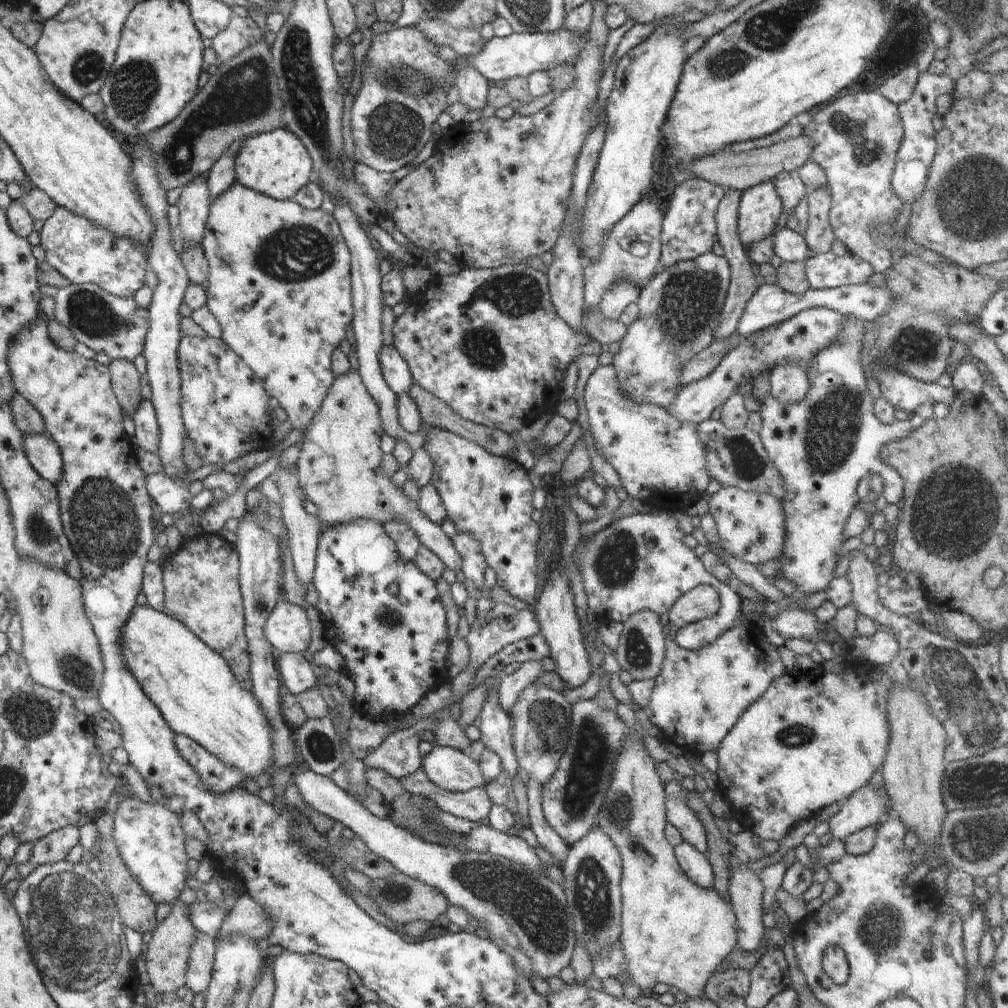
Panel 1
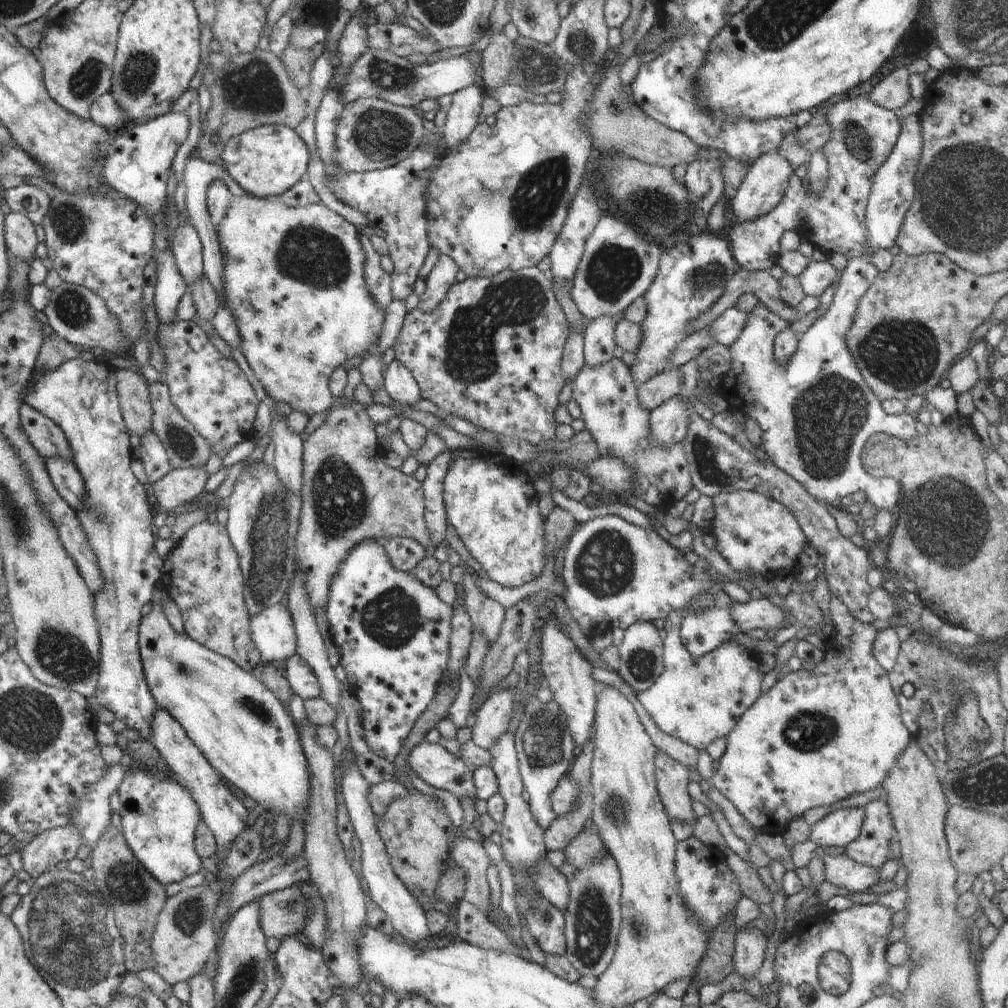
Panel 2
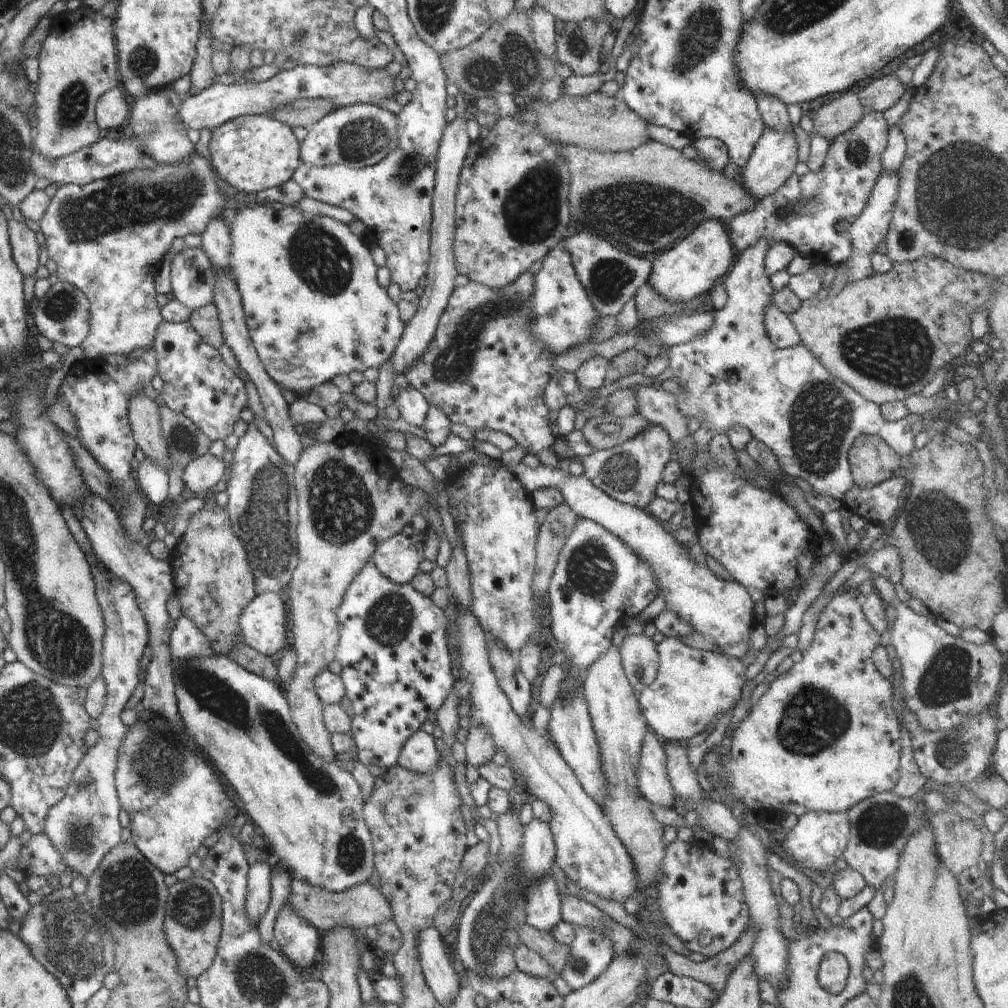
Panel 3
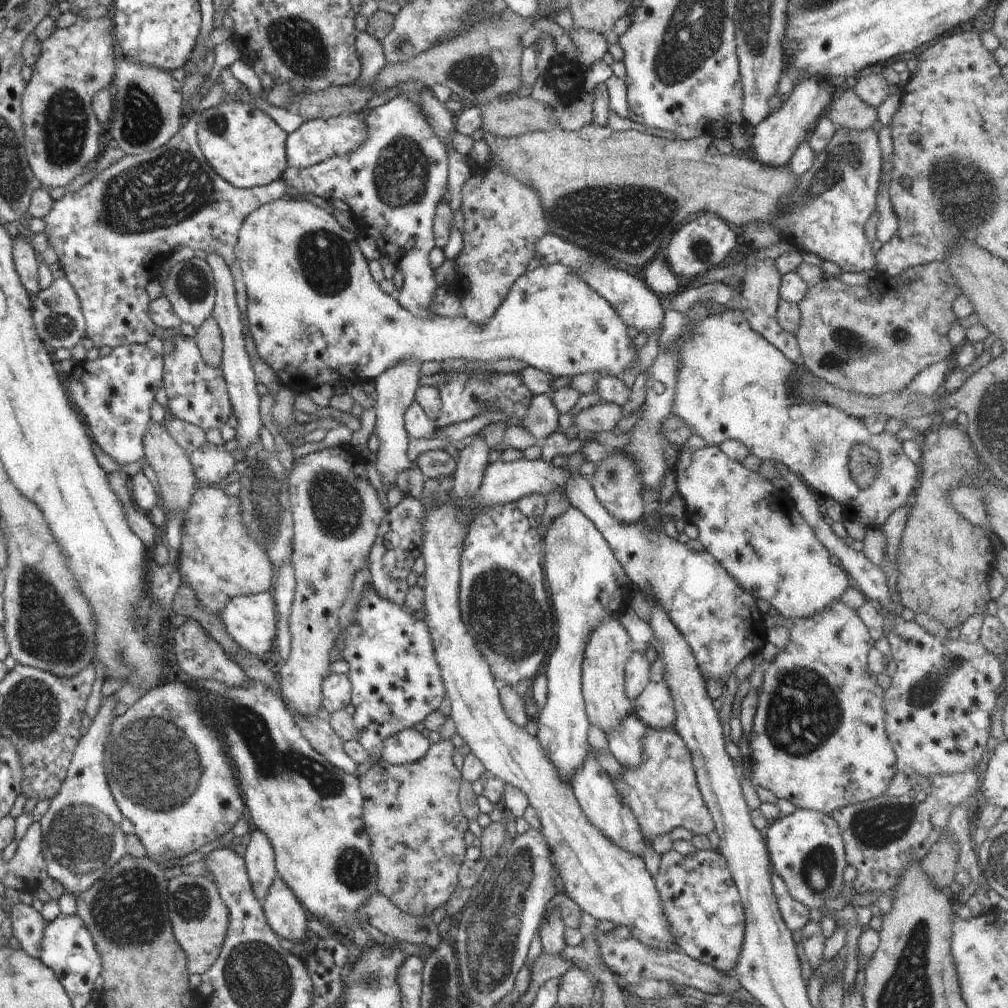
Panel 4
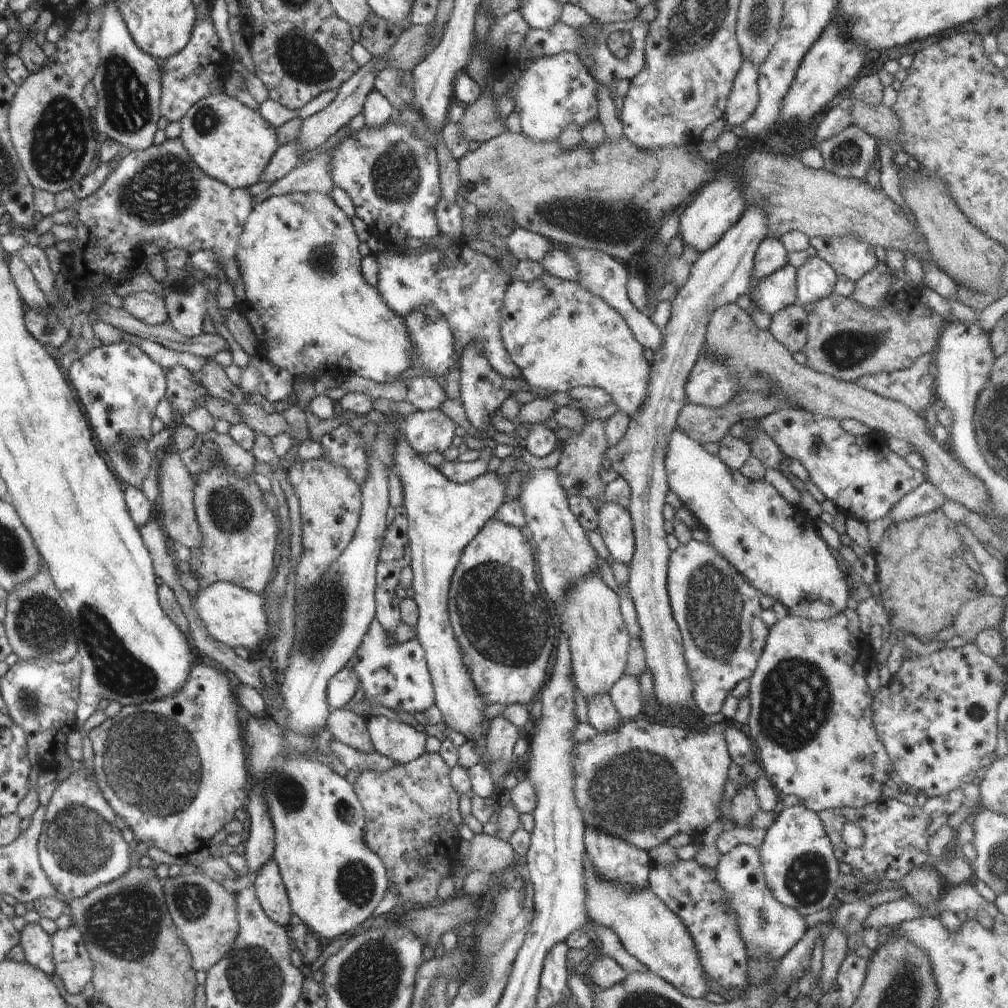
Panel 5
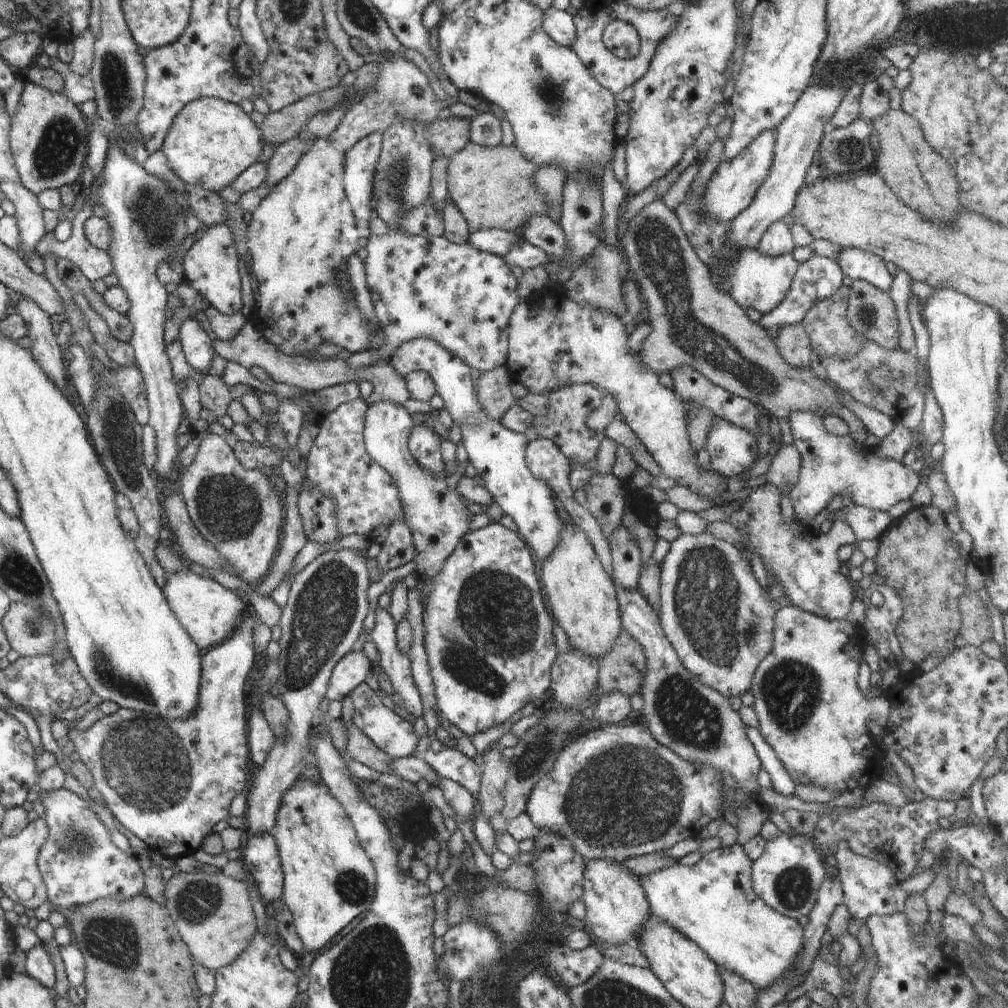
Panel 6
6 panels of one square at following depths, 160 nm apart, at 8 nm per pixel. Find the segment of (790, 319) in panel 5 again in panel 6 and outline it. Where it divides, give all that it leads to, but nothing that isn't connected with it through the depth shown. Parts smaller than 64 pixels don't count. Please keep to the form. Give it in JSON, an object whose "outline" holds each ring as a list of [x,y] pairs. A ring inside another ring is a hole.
{"outline":[[[801,323],[784,325],[773,337],[779,353],[786,362],[793,367],[810,369],[810,362],[813,361],[814,354],[811,340]]]}

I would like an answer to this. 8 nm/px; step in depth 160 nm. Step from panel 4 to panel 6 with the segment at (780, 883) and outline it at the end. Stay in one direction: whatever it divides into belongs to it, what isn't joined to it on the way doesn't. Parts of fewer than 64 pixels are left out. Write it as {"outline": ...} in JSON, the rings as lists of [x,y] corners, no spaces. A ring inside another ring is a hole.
{"outline":[[[735,843],[729,847],[718,847],[702,855],[695,865],[687,867],[675,862],[661,871],[645,877],[639,876],[650,905],[650,914],[676,927],[676,930],[695,942],[718,967],[733,970],[733,973],[751,982],[757,990],[767,989],[784,977],[796,981],[797,986],[801,985],[806,977],[798,977],[793,966],[802,954],[803,927],[796,919],[784,916],[768,906],[755,893],[751,885],[753,862],[745,853],[743,845]]]}

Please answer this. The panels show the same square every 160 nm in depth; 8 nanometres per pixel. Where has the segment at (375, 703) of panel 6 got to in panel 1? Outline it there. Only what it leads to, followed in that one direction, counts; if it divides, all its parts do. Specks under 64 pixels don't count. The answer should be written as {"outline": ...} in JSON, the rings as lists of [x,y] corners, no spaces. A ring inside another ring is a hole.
{"outline":[[[435,745],[421,763],[427,777],[436,786],[450,792],[463,793],[487,784],[479,762],[458,749]]]}

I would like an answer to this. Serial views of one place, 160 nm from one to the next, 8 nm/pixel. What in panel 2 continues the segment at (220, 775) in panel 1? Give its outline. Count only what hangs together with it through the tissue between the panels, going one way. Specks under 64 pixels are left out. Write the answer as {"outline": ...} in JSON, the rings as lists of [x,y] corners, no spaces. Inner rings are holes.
{"outline":[[[157,706],[153,721],[150,741],[162,758],[166,760],[171,768],[173,778],[189,790],[194,802],[201,812],[201,819],[212,831],[217,842],[217,852],[222,851],[227,855],[233,840],[239,835],[250,819],[249,810],[244,804],[224,785],[222,777],[217,770],[204,758],[200,749],[188,738],[182,726],[172,718],[171,714]]]}

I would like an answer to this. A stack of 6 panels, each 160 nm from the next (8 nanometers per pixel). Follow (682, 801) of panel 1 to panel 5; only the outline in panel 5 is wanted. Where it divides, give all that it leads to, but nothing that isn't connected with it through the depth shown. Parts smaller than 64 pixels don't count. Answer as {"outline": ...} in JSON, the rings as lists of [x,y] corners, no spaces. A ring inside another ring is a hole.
{"outline":[[[609,694],[592,697],[587,701],[588,720],[599,733],[617,731],[625,720],[617,713]]]}

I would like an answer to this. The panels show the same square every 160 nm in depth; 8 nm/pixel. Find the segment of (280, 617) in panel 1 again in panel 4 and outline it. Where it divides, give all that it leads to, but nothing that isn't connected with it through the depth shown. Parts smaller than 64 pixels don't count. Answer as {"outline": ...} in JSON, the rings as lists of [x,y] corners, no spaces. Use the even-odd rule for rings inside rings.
{"outline":[[[268,591],[231,598],[218,615],[222,619],[229,636],[250,654],[261,657],[273,648],[277,635],[277,612],[275,600],[272,599]]]}

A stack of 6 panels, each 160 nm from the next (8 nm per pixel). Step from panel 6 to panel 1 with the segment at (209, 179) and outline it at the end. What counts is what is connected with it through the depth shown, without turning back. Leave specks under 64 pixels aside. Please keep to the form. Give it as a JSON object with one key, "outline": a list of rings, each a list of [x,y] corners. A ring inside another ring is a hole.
{"outline":[[[284,127],[246,137],[234,165],[236,182],[281,201],[290,201],[297,190],[310,182],[312,167],[306,147]]]}

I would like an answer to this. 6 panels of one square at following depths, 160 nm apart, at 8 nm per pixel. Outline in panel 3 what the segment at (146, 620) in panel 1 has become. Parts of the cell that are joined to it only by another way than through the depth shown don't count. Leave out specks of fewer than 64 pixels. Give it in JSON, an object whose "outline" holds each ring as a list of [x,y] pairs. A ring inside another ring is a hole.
{"outline":[[[226,655],[197,656],[196,658],[174,659],[172,658],[171,669],[173,670],[173,681],[175,684],[175,697],[177,700],[177,709],[181,719],[185,725],[185,731],[188,736],[192,736],[194,744],[200,750],[204,750],[206,758],[212,760],[214,766],[220,770],[221,776],[224,776],[234,790],[239,794],[244,806],[248,811],[252,823],[262,828],[263,835],[269,842],[268,849],[273,855],[273,860],[286,865],[292,878],[298,877],[317,887],[324,887],[333,893],[339,893],[348,890],[351,886],[358,883],[367,882],[367,878],[374,873],[374,849],[372,837],[364,820],[364,802],[358,781],[352,776],[352,773],[341,770],[335,762],[325,763],[317,754],[314,754],[308,745],[302,740],[296,725],[294,724],[291,710],[286,698],[286,694],[277,683],[270,682],[265,678],[252,674],[249,670],[242,668],[236,664],[230,657]]]}

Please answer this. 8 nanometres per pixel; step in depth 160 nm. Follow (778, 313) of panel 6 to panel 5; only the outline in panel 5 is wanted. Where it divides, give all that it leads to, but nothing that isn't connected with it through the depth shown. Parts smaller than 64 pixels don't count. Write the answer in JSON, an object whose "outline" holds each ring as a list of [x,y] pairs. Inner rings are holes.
{"outline":[[[809,256],[801,267],[797,268],[797,302],[805,307],[807,304],[820,300],[834,292],[835,270],[818,256]]]}

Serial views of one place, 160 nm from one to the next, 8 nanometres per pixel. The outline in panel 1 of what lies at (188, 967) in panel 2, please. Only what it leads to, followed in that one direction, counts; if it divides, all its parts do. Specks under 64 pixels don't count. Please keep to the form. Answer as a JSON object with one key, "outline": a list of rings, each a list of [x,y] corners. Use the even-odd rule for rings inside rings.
{"outline":[[[180,899],[172,904],[172,911],[158,926],[156,926],[151,942],[146,952],[146,972],[150,977],[153,991],[157,994],[176,992],[187,984],[186,969],[189,959],[189,946],[195,935],[195,928],[187,915],[188,904]]]}

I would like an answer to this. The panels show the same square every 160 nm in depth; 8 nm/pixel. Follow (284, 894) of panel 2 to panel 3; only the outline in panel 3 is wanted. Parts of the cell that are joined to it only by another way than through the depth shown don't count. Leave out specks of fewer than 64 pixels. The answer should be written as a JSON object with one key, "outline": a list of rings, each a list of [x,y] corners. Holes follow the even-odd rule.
{"outline":[[[294,877],[287,898],[287,906],[292,913],[308,921],[314,928],[326,931],[334,925],[344,925],[352,927],[356,932],[363,933],[368,926],[376,927],[392,919],[391,906],[387,898],[366,881],[355,884],[348,890],[333,893],[324,890],[324,887],[320,888],[301,878]]]}

